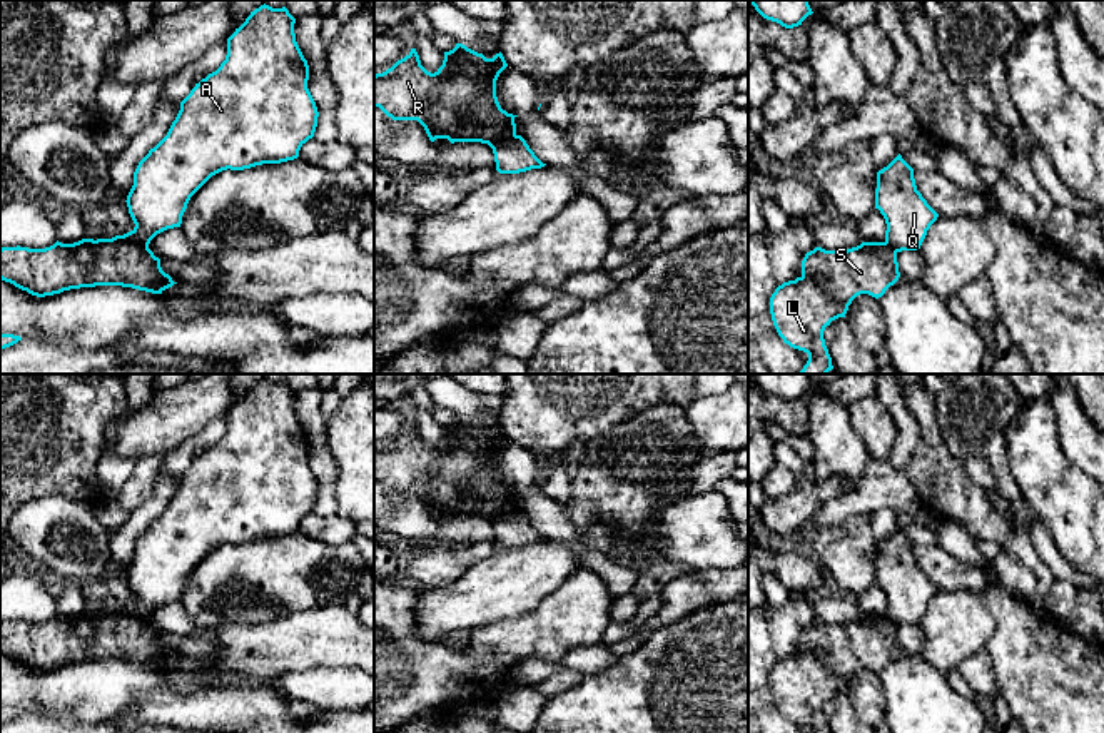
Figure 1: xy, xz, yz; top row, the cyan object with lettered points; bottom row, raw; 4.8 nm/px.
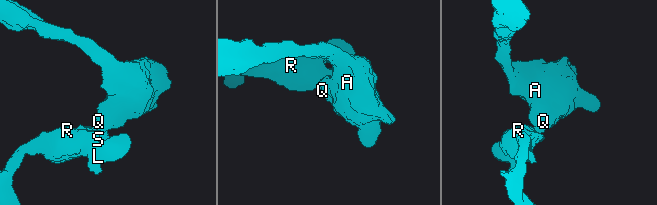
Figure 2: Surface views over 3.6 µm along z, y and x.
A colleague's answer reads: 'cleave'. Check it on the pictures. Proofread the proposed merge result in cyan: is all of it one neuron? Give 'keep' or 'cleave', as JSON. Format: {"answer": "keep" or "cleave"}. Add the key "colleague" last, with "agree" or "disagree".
{"answer": "cleave", "colleague": "agree"}

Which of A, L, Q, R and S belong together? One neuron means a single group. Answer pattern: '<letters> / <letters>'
A Q / L R S

